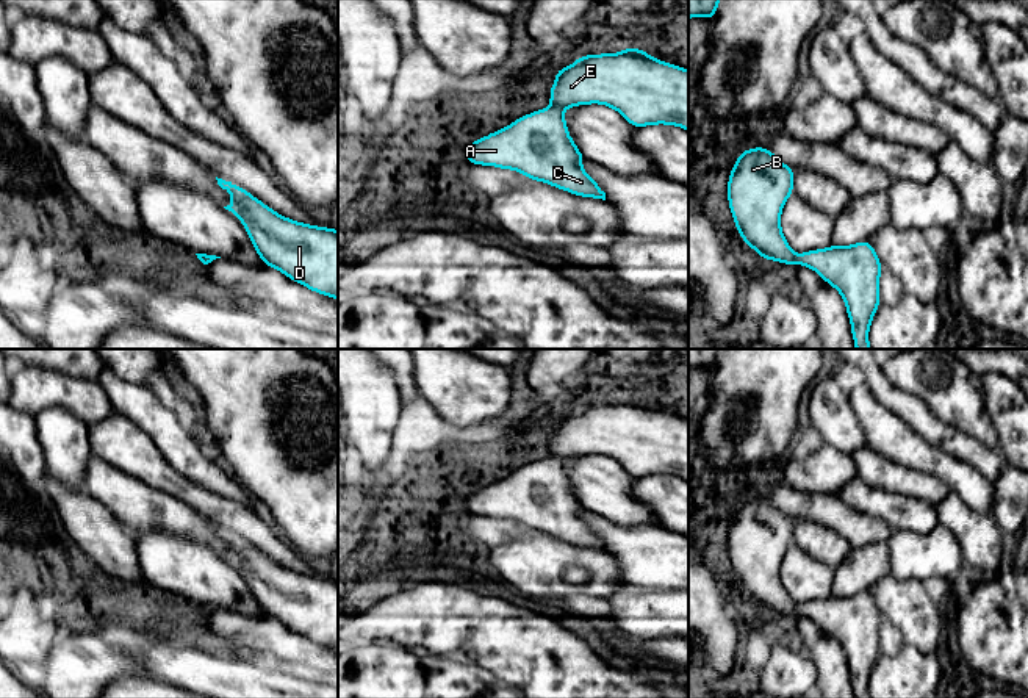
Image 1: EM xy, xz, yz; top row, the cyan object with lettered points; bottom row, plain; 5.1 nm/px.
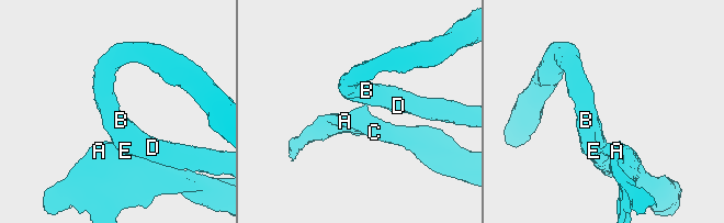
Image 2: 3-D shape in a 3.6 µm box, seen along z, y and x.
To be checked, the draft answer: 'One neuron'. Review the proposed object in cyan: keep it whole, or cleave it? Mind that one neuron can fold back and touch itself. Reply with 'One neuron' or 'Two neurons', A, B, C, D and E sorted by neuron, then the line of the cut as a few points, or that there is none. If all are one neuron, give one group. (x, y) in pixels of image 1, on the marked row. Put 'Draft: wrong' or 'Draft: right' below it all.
Two neurons. Groups: A C / B D E. Split along xz (553, 104), (564, 108)
Draft: wrong

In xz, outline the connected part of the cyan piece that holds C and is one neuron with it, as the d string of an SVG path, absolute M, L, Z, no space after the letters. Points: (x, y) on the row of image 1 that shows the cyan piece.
M551 105L529 113L505 128L465 147L466 163L496 166L524 174L580 197L602 199L606 192L580 167L585 157L571 139L563 108Z

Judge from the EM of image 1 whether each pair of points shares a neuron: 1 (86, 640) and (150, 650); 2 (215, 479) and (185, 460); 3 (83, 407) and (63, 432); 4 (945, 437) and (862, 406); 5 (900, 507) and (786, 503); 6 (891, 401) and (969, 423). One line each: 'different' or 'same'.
1: different
2: same
3: different
4: different
5: different
6: different

